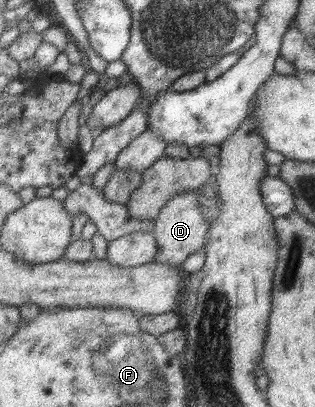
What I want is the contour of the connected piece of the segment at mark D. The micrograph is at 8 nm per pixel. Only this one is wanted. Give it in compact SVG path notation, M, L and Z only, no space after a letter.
M199 189L175 194L163 204L151 230L154 243L160 249L153 256L155 262L164 262L172 268L182 267L187 256L203 248L208 236L209 225L200 214L199 202L197 202L198 195Z

